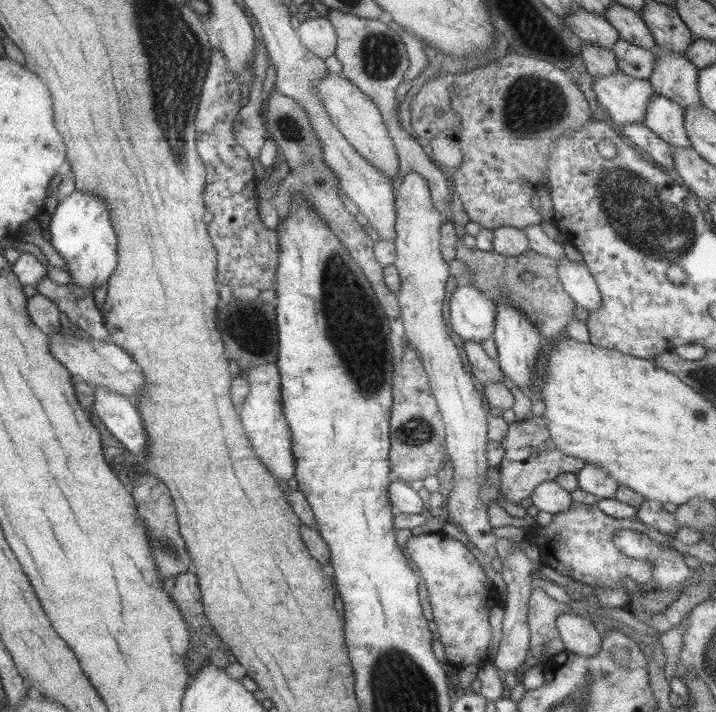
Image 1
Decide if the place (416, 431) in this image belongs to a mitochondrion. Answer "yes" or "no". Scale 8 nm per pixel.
yes

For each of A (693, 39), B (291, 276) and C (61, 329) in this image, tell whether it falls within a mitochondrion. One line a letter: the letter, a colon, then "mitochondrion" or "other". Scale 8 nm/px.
A: other
B: other
C: other

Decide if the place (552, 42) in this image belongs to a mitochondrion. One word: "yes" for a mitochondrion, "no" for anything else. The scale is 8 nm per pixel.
no

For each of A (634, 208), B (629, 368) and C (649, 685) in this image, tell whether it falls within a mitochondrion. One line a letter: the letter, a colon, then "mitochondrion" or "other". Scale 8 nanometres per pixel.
A: mitochondrion
B: other
C: other

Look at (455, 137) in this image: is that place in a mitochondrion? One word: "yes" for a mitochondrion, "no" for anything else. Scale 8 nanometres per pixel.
no

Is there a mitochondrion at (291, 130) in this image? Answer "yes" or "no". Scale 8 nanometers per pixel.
yes

